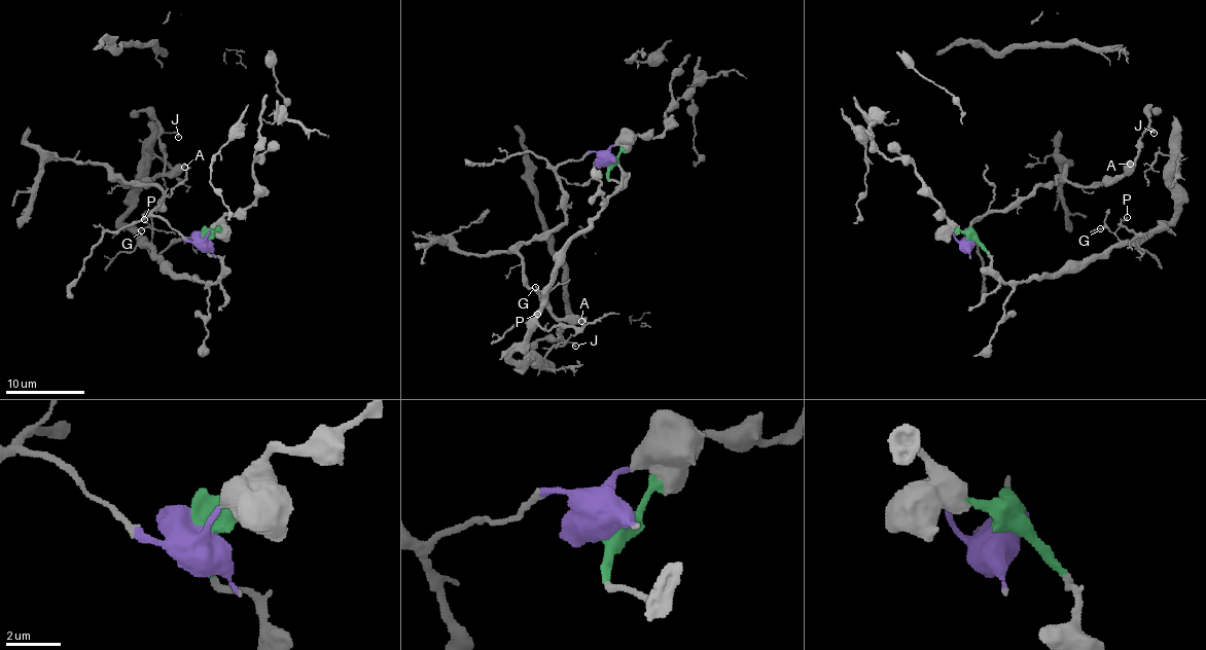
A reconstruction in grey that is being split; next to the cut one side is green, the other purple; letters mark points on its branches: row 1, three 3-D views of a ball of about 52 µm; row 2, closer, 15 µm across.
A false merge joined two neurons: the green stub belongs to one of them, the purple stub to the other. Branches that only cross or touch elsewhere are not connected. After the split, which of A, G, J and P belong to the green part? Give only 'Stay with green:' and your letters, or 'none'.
Stay with green: G, P

